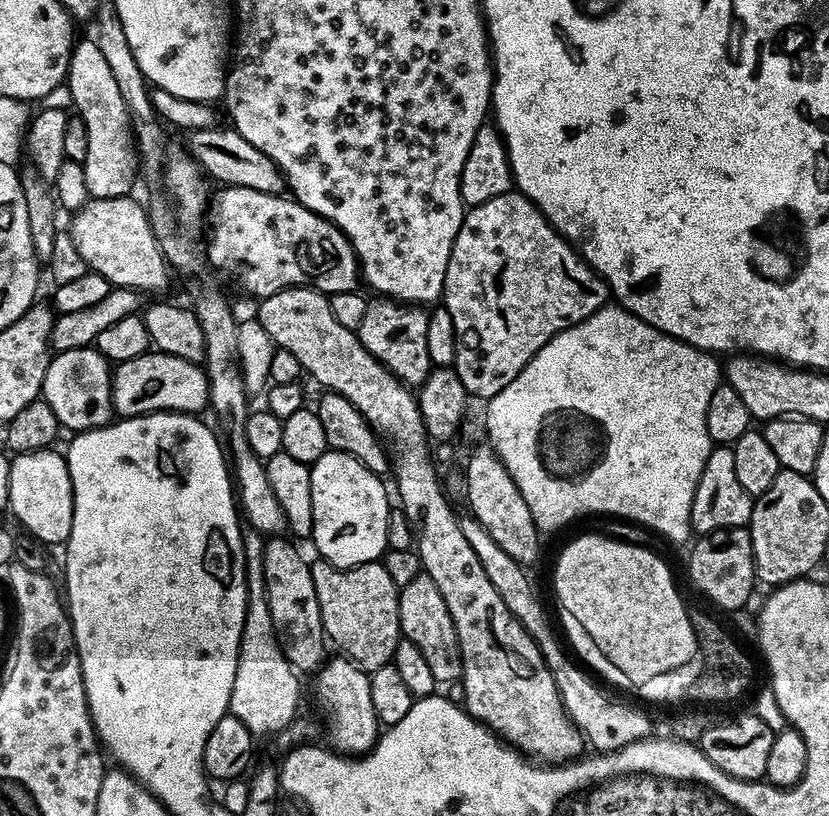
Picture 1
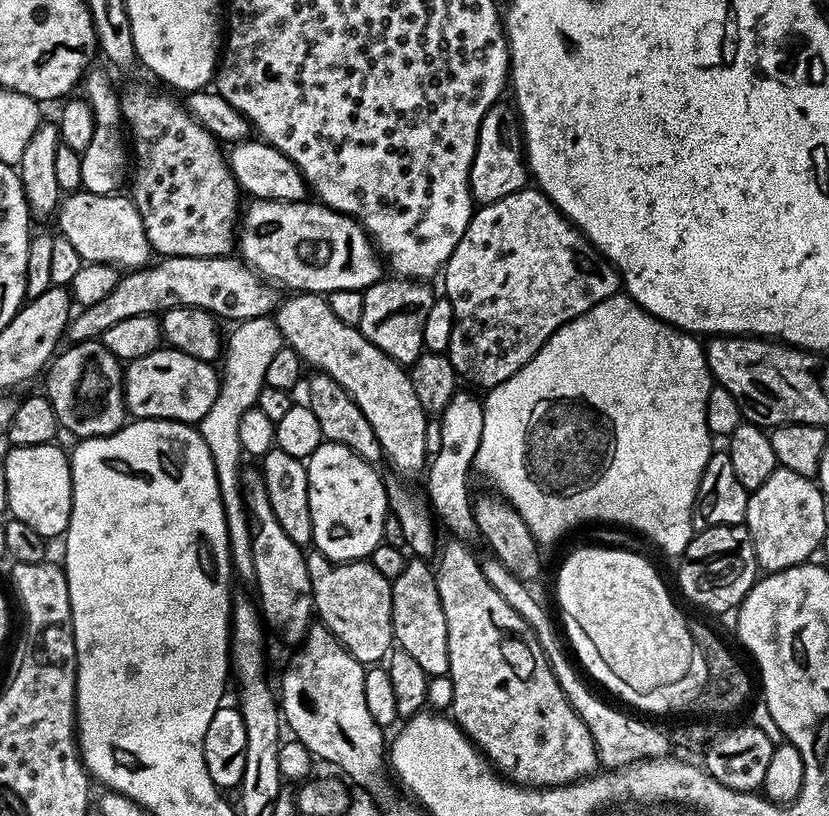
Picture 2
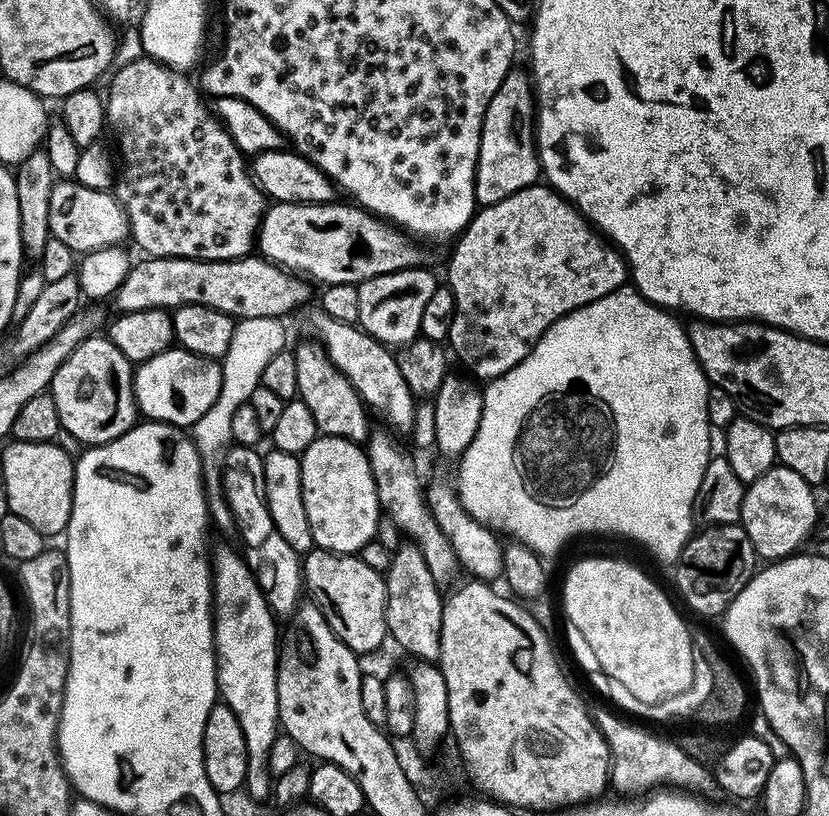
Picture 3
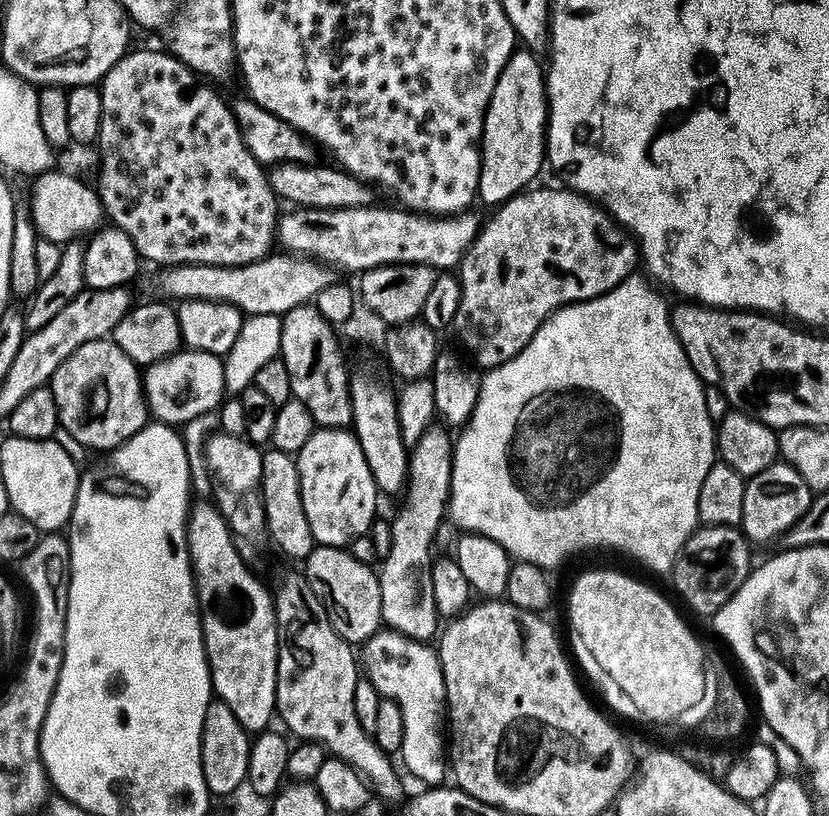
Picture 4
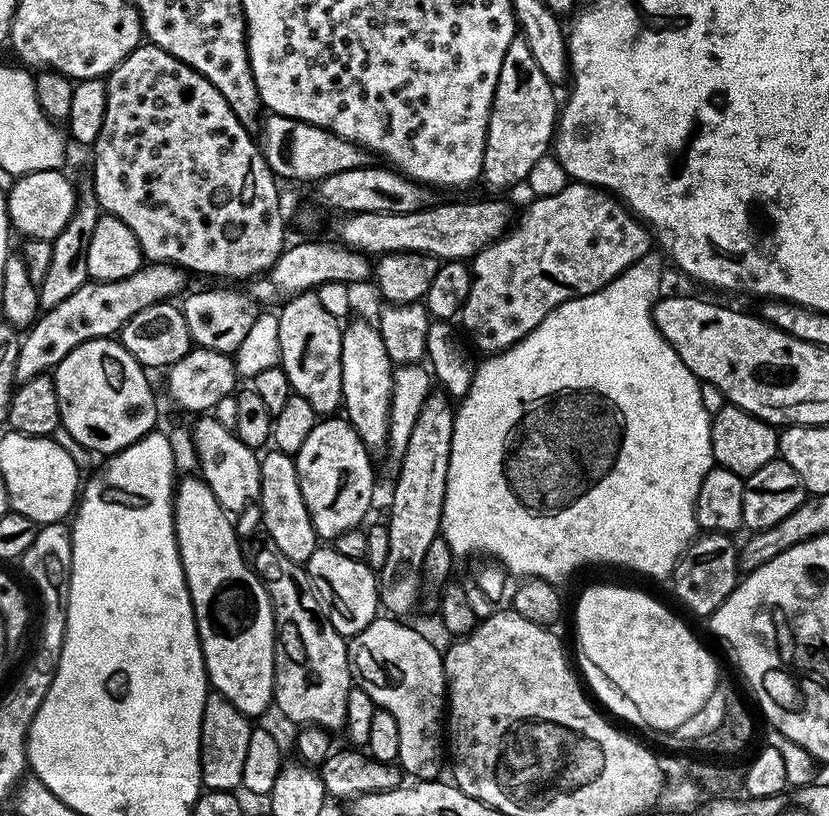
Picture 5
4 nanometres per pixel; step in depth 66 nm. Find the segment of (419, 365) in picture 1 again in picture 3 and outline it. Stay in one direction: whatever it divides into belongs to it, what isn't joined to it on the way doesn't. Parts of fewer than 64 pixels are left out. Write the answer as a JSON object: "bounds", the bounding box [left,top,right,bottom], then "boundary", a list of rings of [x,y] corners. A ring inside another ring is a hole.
{"bounds":[357,267,440,348],"boundary":[[[427,267],[407,268],[370,278],[357,285],[359,327],[391,348],[401,348],[419,337],[427,301],[440,287],[440,280]]]}

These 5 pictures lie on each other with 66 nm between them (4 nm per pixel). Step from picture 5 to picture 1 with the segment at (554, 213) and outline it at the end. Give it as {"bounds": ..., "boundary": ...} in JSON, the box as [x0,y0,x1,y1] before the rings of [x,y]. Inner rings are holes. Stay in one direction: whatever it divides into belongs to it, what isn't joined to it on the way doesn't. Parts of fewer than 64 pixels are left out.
{"bounds":[442,190,610,402],"boundary":[[[518,190],[507,192],[498,198],[490,198],[490,202],[482,202],[469,207],[465,211],[462,226],[452,243],[450,262],[446,266],[446,274],[444,275],[444,295],[442,297],[442,307],[448,311],[454,322],[454,334],[456,335],[456,363],[454,367],[458,378],[462,378],[462,386],[466,386],[469,397],[476,399],[477,396],[481,402],[487,402],[494,394],[506,390],[506,386],[510,386],[510,382],[514,382],[514,378],[518,378],[518,374],[528,365],[530,358],[534,358],[534,354],[538,354],[538,350],[542,350],[542,346],[546,346],[546,342],[550,342],[550,338],[554,338],[559,332],[570,326],[590,318],[590,314],[605,307],[609,300],[610,289],[603,276],[584,261],[584,257],[580,255],[579,251],[561,236],[560,231],[544,217],[543,212],[534,207]]]}

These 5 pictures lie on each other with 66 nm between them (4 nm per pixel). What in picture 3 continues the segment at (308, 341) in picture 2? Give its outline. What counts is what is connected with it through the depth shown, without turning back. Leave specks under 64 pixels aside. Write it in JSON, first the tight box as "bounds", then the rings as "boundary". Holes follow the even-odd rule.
{"bounds":[308,310,417,433],"boundary":[[[313,310],[308,316],[308,328],[322,347],[325,348],[330,362],[338,371],[346,376],[354,390],[373,412],[376,411],[385,420],[393,433],[411,433],[415,426],[417,397],[413,396],[410,386],[406,386],[406,378],[402,378],[402,370],[398,370],[398,362],[393,349],[365,332],[361,327],[346,322],[338,322],[338,318],[330,318],[330,314]]]}

